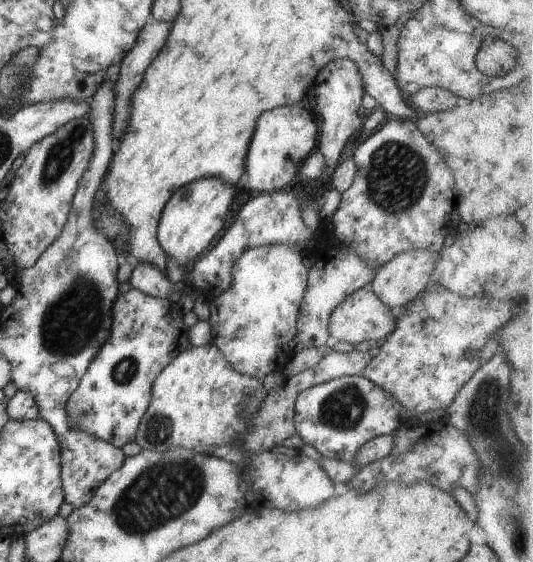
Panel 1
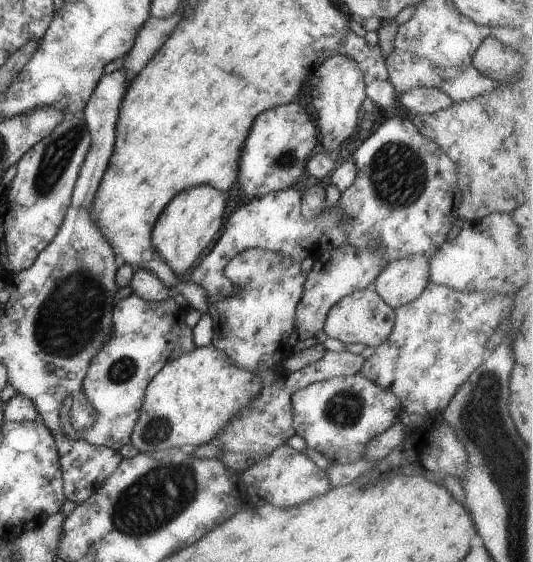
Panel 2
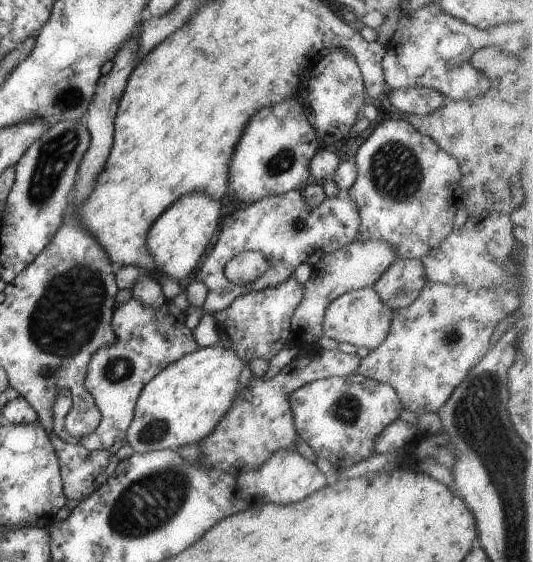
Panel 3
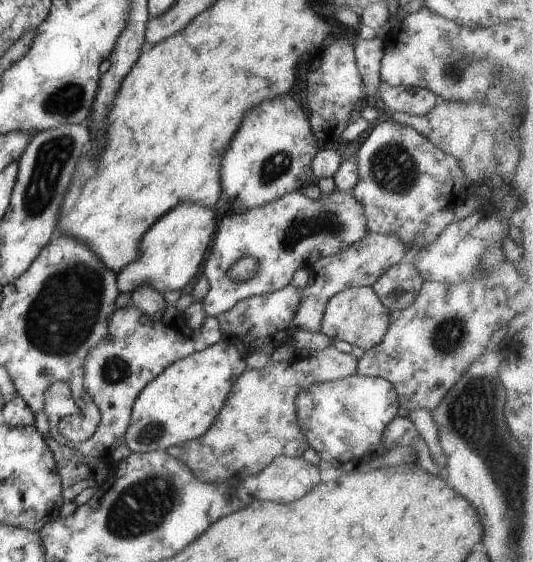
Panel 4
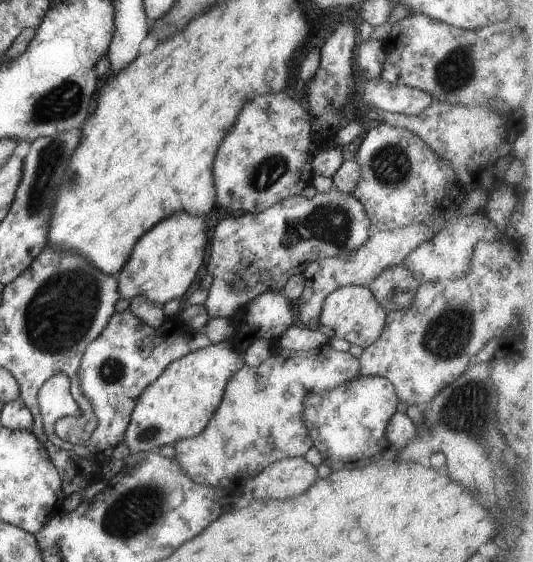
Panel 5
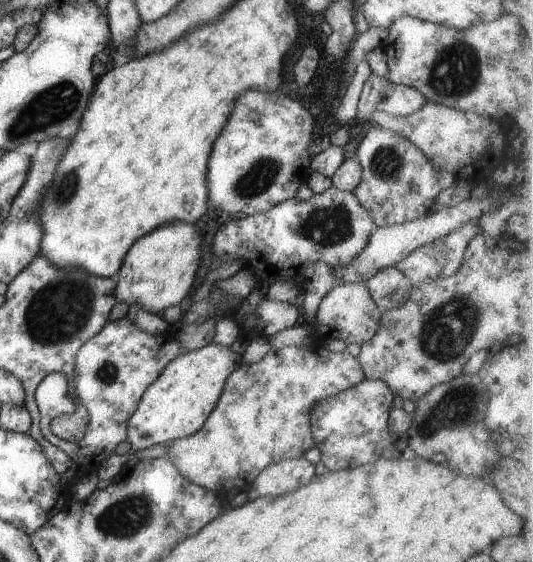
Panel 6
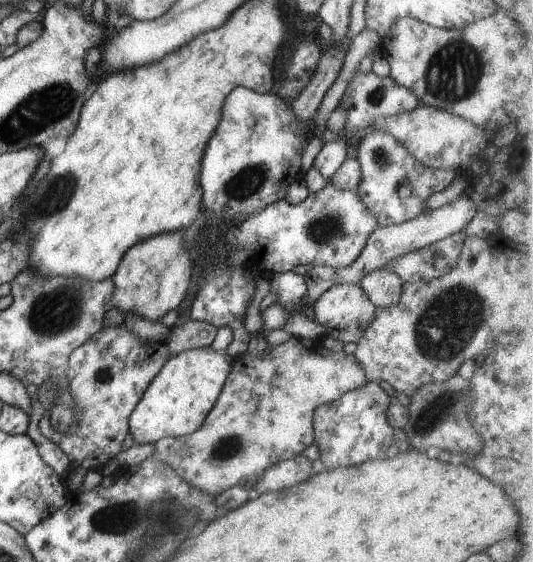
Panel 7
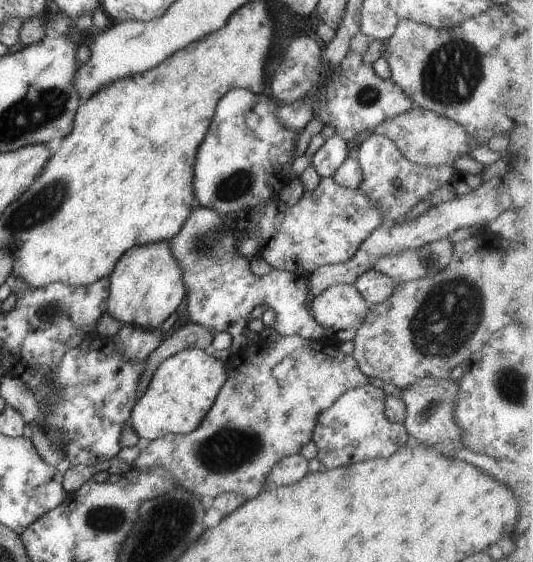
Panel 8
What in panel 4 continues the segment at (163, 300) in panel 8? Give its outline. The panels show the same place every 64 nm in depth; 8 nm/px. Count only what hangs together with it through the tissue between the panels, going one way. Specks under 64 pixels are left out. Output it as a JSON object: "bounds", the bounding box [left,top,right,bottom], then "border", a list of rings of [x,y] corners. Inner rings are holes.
{"bounds":[117,201,216,293],"border":[[[186,201],[172,207],[144,233],[140,240],[139,257],[117,273],[117,287],[121,293],[132,292],[143,284],[151,284],[161,293],[167,290],[181,292],[198,274],[204,254],[216,232],[216,211],[204,203]]]}

